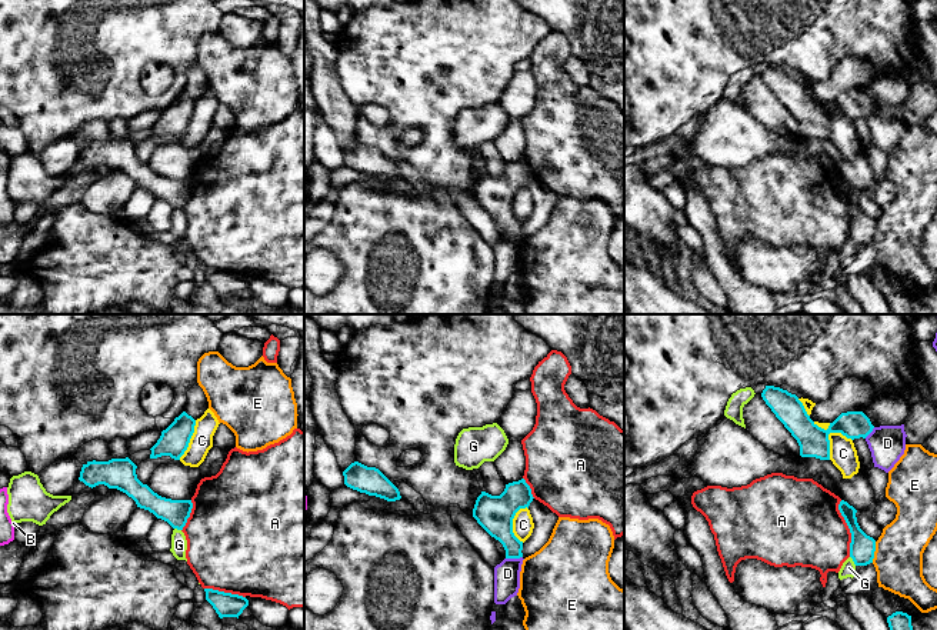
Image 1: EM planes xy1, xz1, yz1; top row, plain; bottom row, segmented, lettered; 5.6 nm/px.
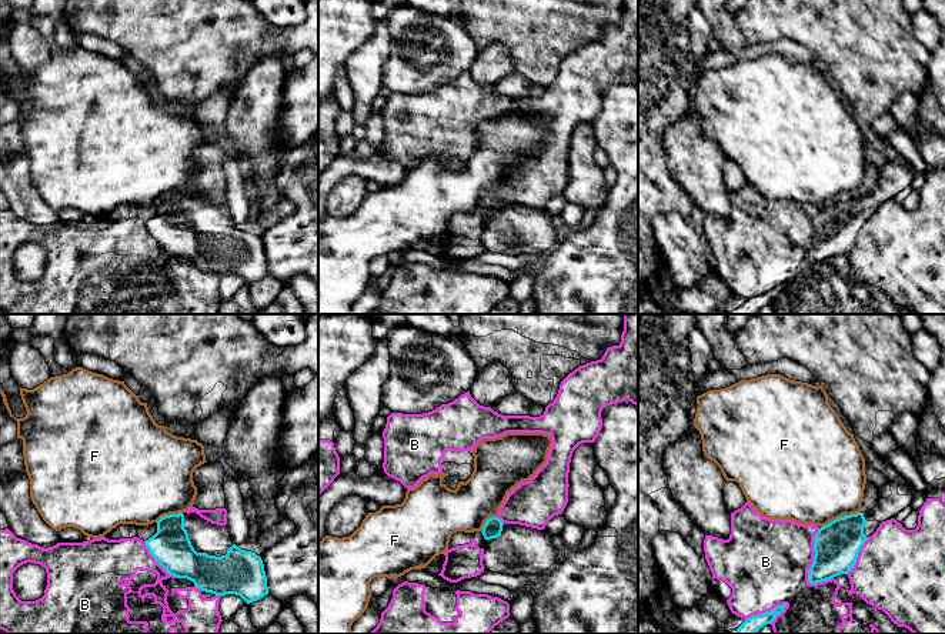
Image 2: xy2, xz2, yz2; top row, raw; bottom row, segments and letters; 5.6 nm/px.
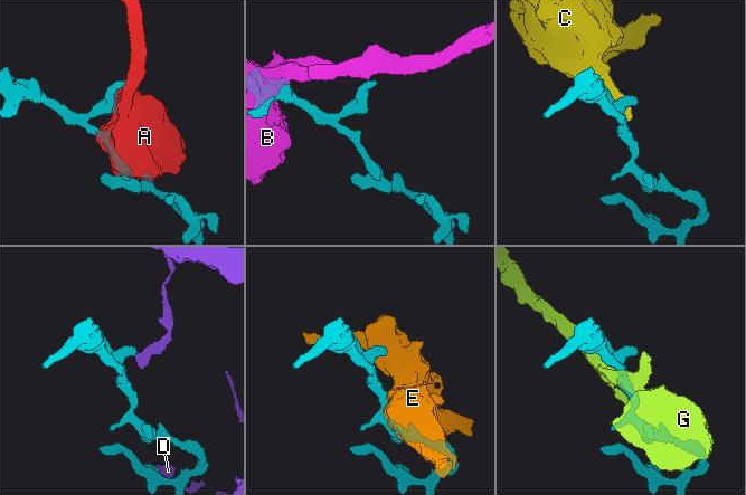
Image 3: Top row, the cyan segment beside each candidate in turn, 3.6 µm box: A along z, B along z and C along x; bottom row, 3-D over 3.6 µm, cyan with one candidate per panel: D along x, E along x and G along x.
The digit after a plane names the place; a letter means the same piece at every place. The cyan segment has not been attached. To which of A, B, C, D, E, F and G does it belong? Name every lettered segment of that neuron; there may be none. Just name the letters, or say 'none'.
none

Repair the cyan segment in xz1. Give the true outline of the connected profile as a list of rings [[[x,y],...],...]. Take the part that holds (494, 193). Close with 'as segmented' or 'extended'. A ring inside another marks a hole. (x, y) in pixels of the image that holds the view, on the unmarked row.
[[[524,159],[506,164],[500,176],[491,176],[486,171],[477,177],[473,197],[504,230],[506,239],[523,237],[523,221],[513,213],[513,199],[520,189],[528,189],[533,181],[530,166]]]; as segmented

